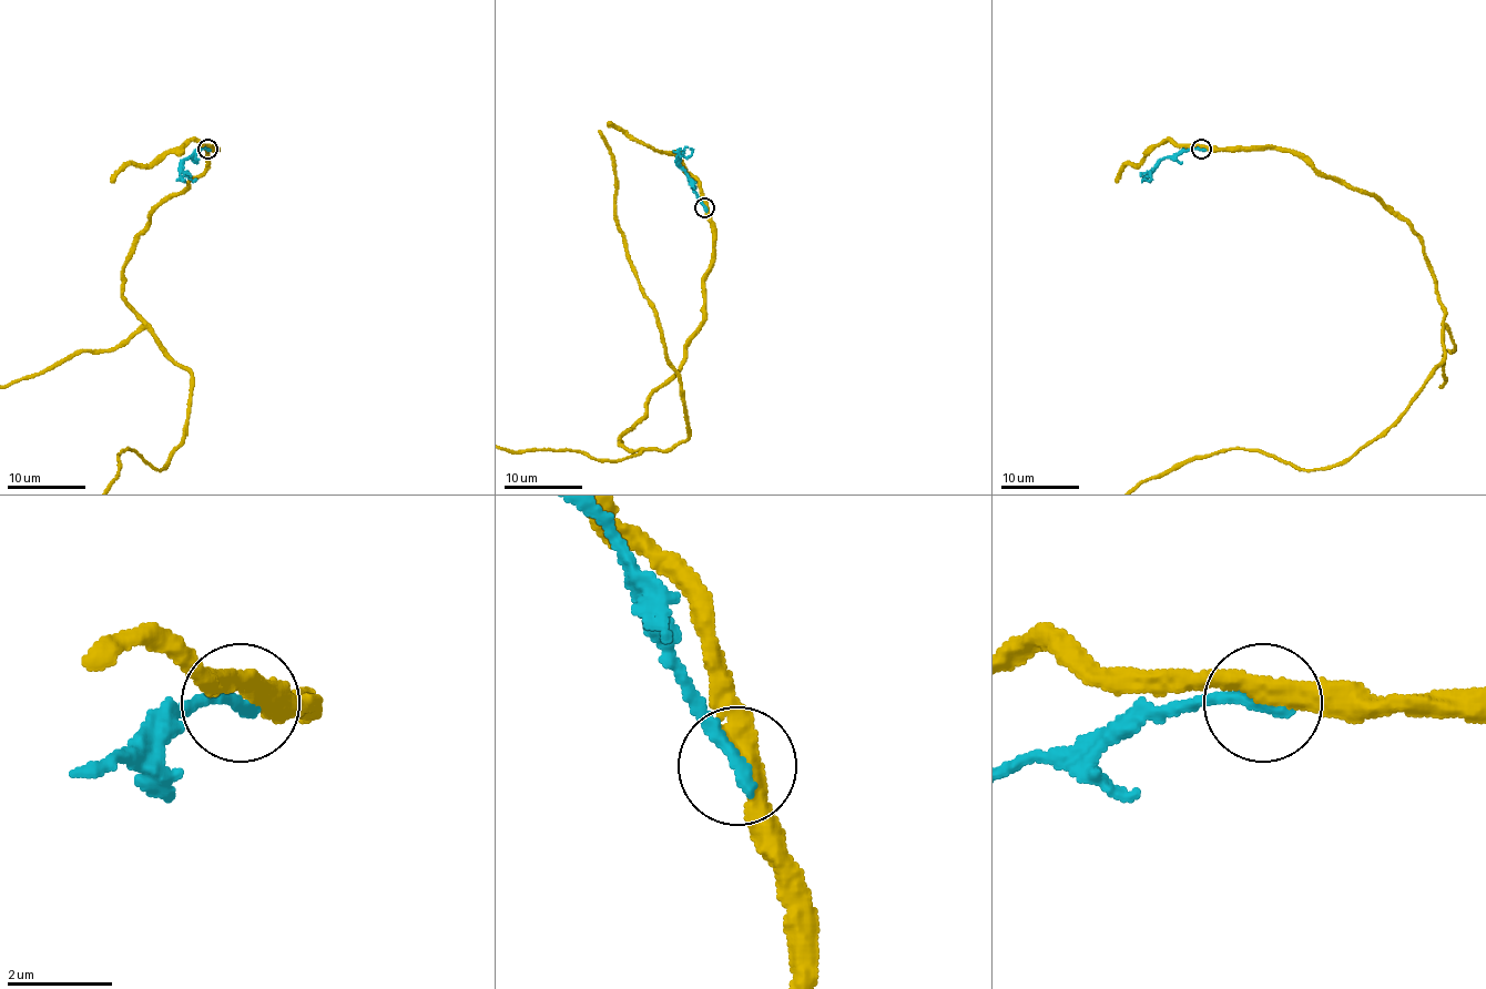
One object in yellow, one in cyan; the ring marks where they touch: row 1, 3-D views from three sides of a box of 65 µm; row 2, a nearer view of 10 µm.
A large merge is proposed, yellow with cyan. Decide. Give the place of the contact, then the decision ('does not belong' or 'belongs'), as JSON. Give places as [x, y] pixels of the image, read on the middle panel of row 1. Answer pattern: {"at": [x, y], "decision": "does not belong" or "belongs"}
{"at": [704, 207], "decision": "does not belong"}

